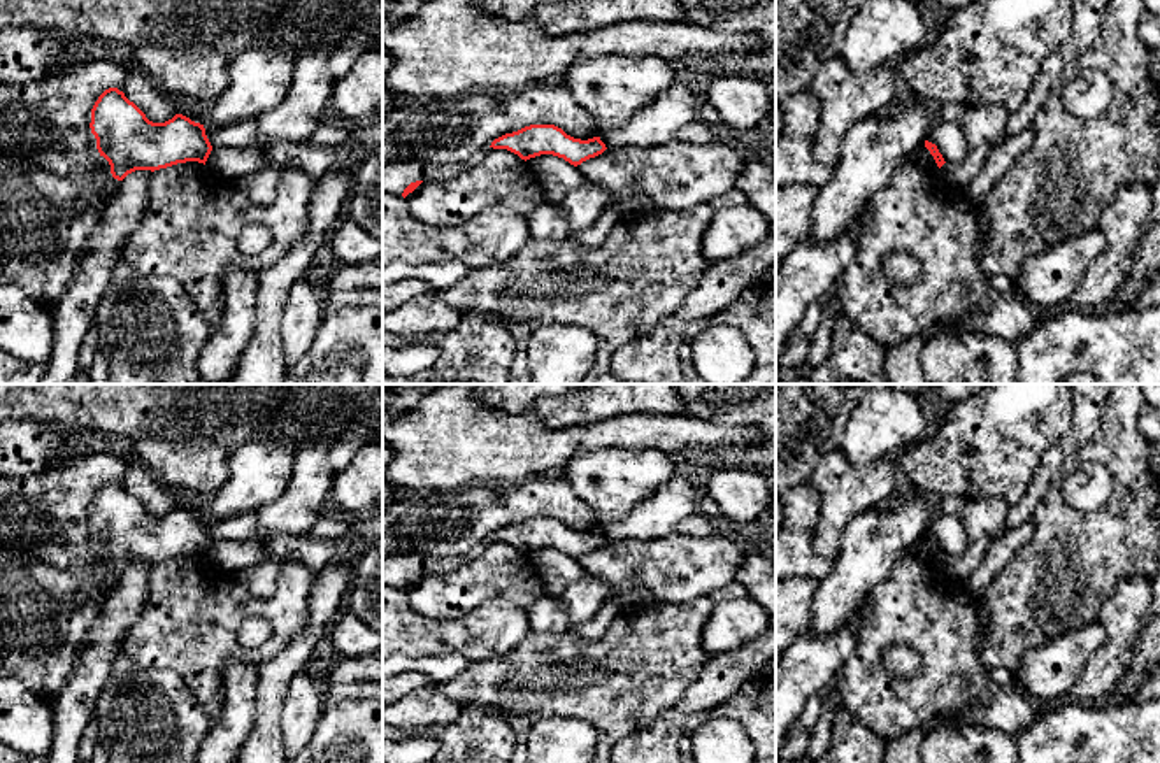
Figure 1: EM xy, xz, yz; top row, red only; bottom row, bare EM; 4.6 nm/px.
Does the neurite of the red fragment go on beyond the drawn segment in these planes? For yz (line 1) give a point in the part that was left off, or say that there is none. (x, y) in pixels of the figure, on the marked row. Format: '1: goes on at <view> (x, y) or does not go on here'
1: does not go on here

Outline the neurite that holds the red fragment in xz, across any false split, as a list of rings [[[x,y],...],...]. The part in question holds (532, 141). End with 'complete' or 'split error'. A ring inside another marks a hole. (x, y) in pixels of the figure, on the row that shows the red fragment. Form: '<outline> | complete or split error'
[[[555,125],[525,126],[495,139],[490,147],[507,149],[525,161],[541,154],[553,154],[563,158],[574,167],[607,149],[600,137],[588,140],[574,139]]] | complete

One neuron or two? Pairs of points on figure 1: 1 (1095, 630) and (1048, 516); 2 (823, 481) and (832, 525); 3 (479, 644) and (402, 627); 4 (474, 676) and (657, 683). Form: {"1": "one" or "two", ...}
{"1": "two", "2": "one", "3": "one", "4": "one"}

